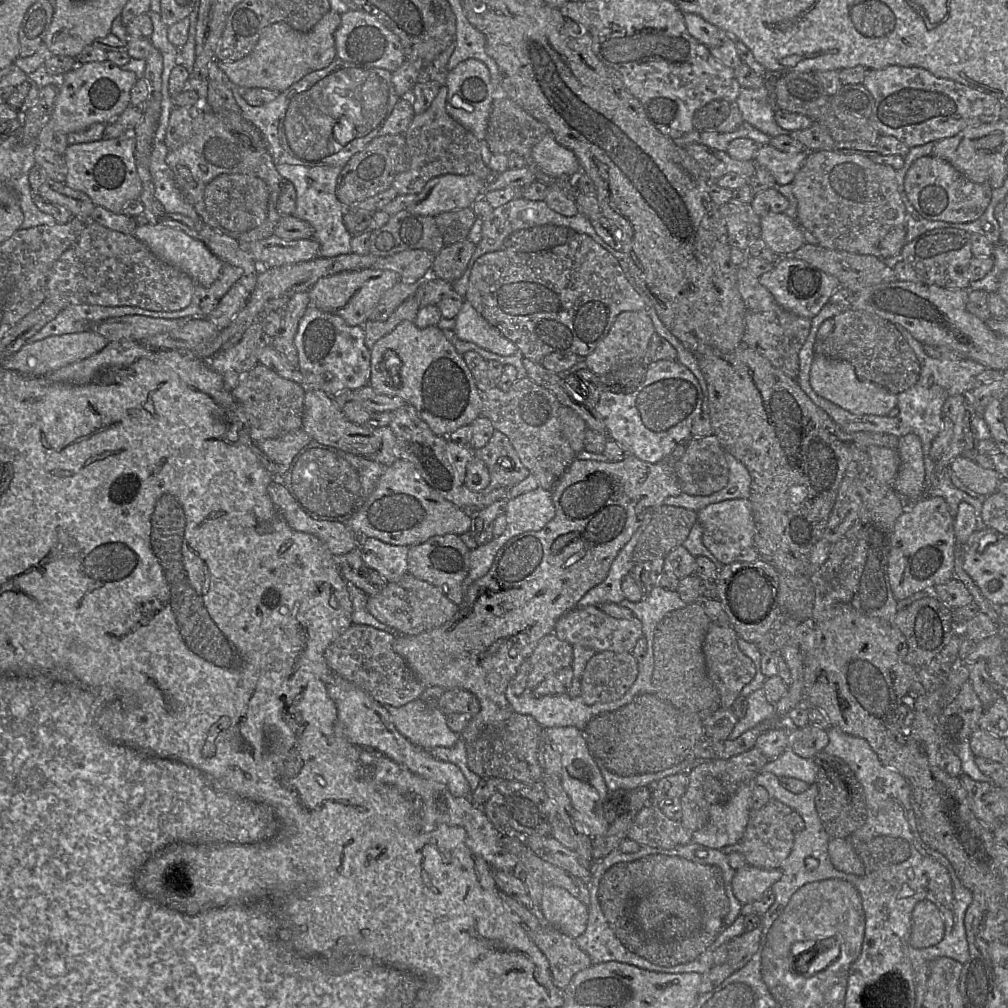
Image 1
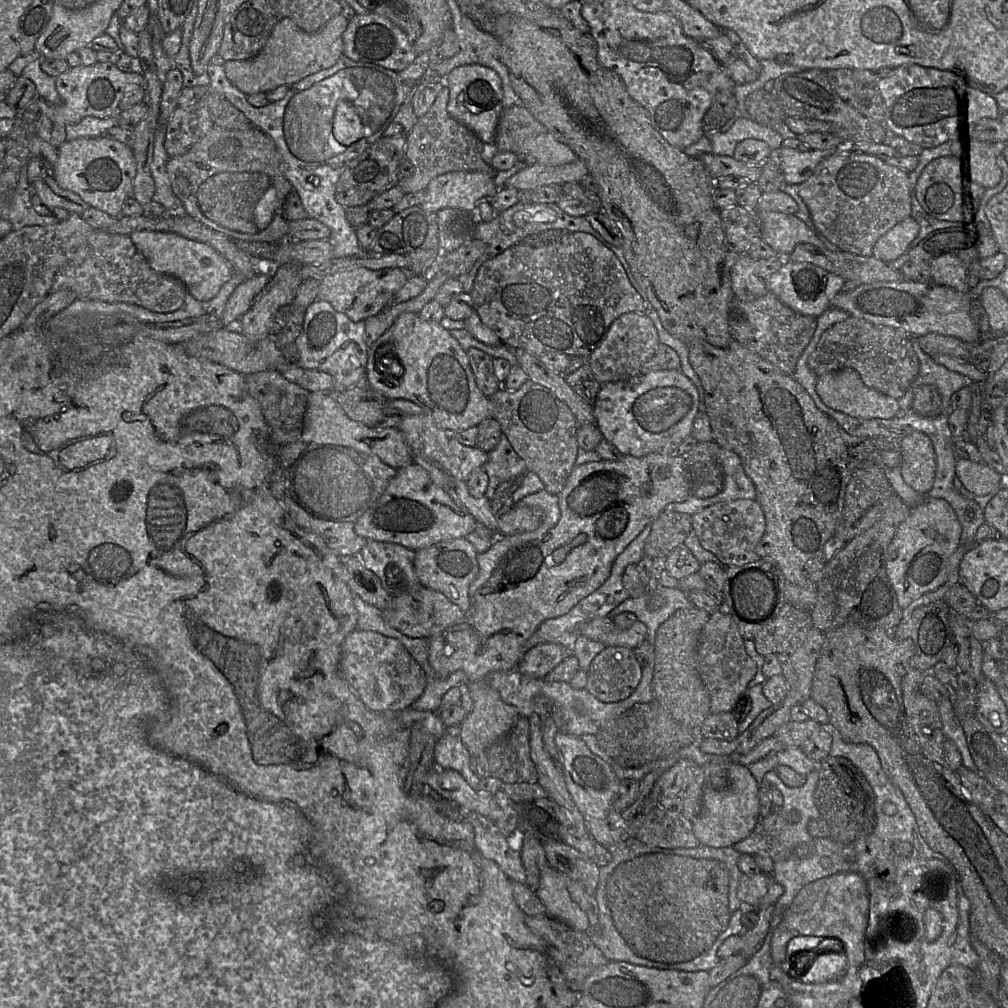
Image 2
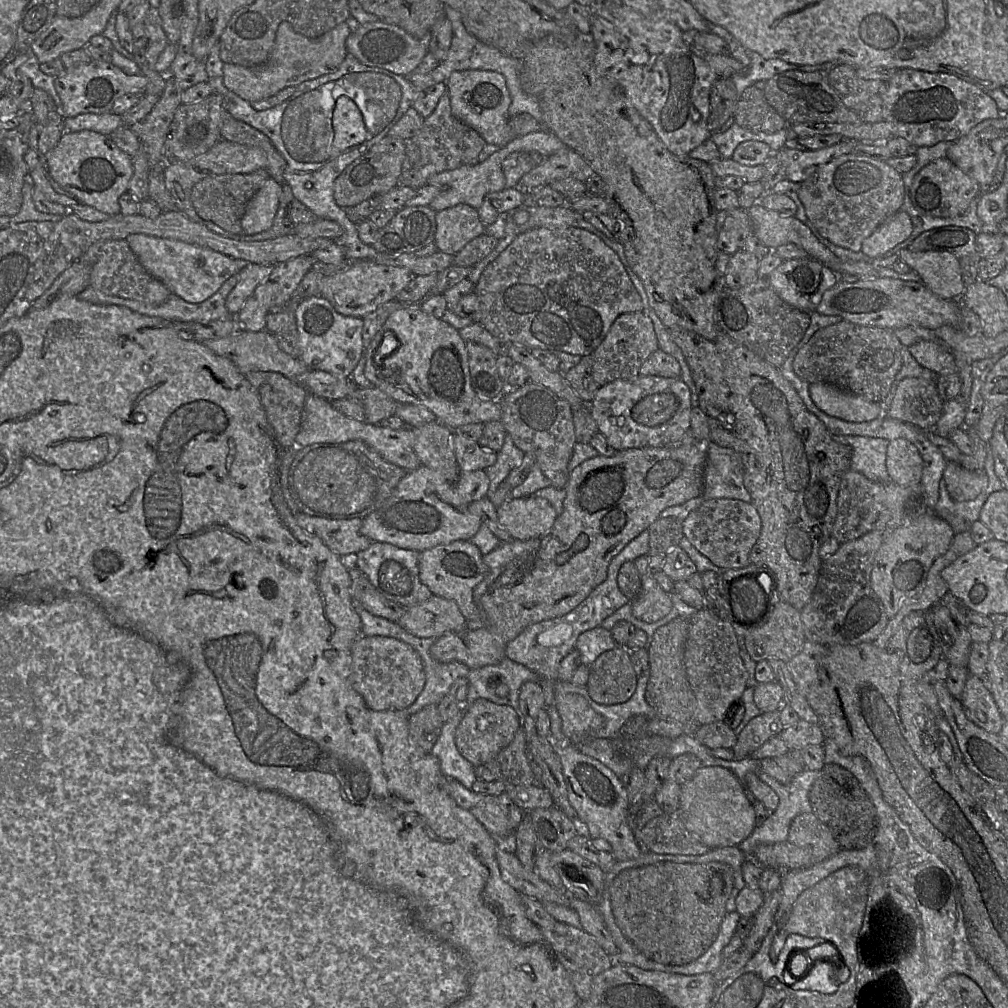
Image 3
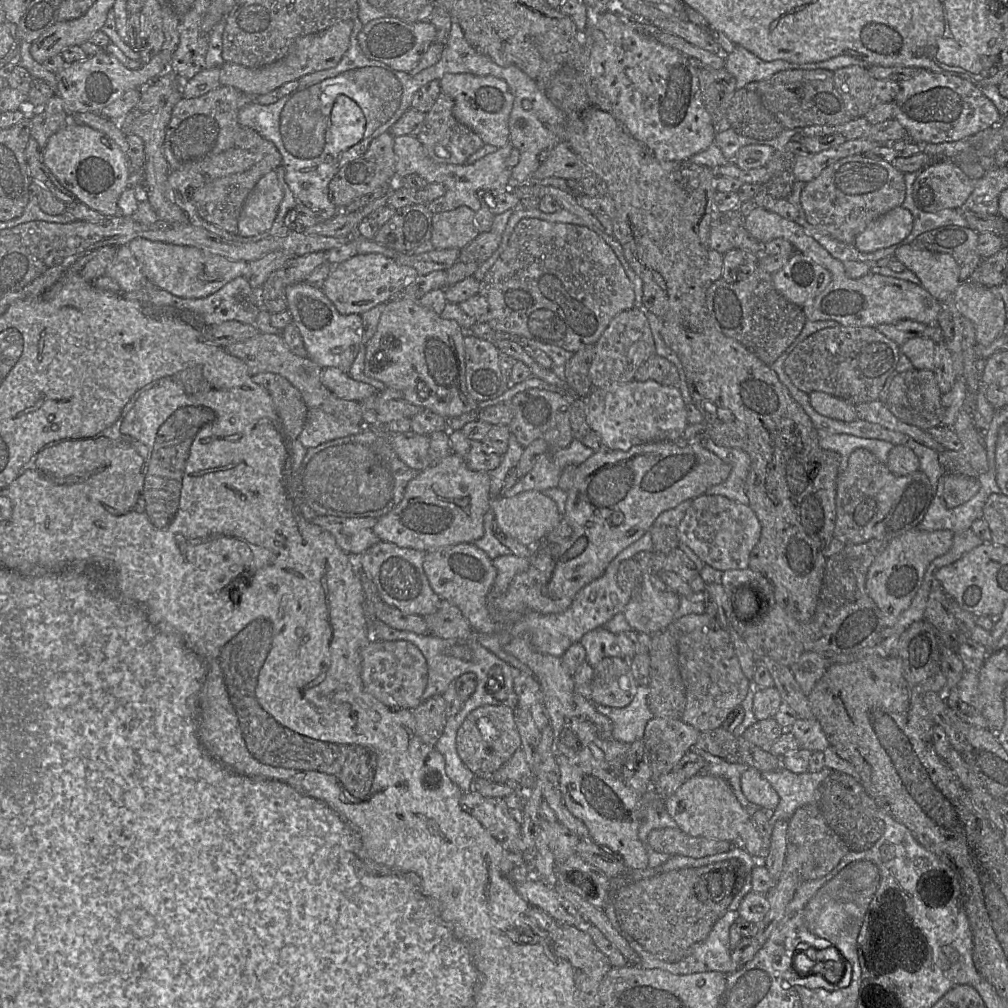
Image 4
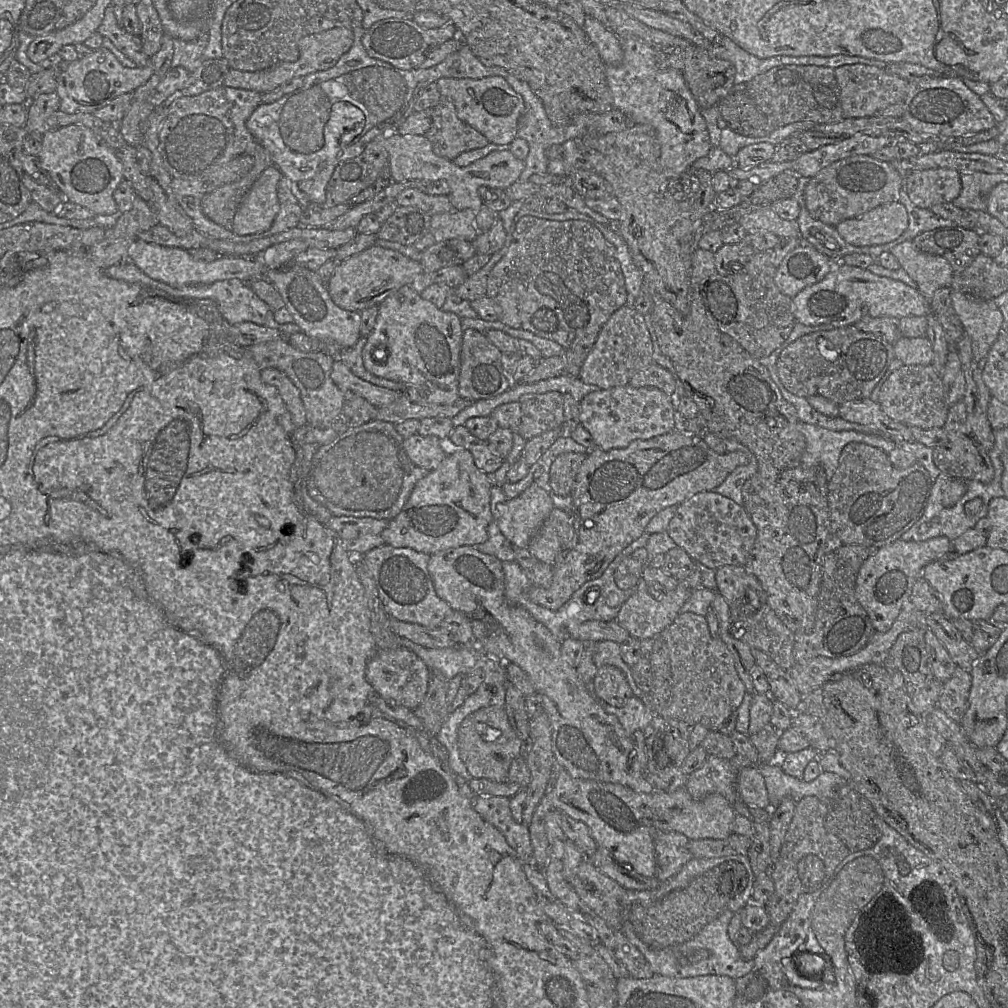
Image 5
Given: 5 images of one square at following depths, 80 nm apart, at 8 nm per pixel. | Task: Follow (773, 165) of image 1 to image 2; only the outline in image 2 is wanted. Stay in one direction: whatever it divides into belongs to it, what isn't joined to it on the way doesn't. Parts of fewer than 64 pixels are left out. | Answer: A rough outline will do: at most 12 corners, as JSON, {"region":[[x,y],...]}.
{"region":[[773,149],[767,161],[779,166],[786,183],[810,178],[837,150]]}

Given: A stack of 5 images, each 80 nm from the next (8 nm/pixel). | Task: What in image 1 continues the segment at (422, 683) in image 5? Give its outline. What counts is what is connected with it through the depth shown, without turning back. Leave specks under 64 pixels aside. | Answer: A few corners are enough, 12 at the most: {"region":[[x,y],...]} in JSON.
{"region":[[352,623],[325,650],[331,671],[383,706],[424,686],[394,636]]}

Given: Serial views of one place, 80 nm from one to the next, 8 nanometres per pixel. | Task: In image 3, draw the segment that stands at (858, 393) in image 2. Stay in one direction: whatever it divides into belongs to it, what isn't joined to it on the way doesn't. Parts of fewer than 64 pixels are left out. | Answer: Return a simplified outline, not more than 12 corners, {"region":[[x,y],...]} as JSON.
{"region":[[811,384],[821,411],[848,422],[884,414],[882,403],[830,384]]}

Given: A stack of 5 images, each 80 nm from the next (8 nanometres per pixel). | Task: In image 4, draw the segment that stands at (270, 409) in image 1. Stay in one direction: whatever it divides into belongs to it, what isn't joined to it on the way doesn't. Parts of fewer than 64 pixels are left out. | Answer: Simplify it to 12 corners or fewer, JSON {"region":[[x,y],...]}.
{"region":[[272,372],[252,375],[271,396],[287,437],[308,410],[300,391]]}

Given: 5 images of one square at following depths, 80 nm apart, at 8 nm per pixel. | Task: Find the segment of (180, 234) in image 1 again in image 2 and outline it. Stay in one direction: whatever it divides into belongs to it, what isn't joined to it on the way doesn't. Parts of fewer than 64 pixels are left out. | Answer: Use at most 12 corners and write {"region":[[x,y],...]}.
{"region":[[173,232],[129,236],[154,271],[198,301],[234,273],[205,243]]}

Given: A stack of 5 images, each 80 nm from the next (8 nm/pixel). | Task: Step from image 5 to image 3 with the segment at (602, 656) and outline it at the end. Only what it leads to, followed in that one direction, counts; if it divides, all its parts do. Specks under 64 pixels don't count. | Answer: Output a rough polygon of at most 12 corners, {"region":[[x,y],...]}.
{"region":[[596,627],[576,642],[582,664],[589,668],[617,645],[610,631]]}

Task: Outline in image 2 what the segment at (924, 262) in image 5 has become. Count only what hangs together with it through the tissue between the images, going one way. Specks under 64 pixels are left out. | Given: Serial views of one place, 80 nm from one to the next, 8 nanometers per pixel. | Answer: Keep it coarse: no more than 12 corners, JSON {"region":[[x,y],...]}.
{"region":[[950,255],[931,261],[931,282],[968,293],[964,271]]}

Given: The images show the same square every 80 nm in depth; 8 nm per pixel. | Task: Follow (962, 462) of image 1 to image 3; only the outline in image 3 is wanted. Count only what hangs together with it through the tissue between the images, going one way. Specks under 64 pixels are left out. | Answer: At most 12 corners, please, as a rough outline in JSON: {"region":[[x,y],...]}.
{"region":[[948,462],[943,479],[957,502],[975,499],[987,489],[983,470]]}

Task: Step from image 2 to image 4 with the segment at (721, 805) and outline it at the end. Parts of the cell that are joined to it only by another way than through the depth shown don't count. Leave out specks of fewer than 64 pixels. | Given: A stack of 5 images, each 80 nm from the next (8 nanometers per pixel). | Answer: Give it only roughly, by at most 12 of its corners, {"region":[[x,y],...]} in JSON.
{"region":[[706,772],[665,799],[693,837],[741,845],[751,820],[729,783]]}

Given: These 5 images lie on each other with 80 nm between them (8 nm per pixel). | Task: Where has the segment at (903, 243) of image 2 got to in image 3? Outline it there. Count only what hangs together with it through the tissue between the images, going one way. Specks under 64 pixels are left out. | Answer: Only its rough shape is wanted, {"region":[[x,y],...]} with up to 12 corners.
{"region":[[900,210],[863,241],[871,259],[905,241],[911,217]]}

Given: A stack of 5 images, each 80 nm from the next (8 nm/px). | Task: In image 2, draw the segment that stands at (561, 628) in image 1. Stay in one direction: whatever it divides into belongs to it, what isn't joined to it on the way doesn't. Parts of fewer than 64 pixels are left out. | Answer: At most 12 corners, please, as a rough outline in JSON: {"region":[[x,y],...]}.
{"region":[[610,617],[593,619],[580,635],[606,647],[635,649],[648,629],[636,621],[619,629]]}

